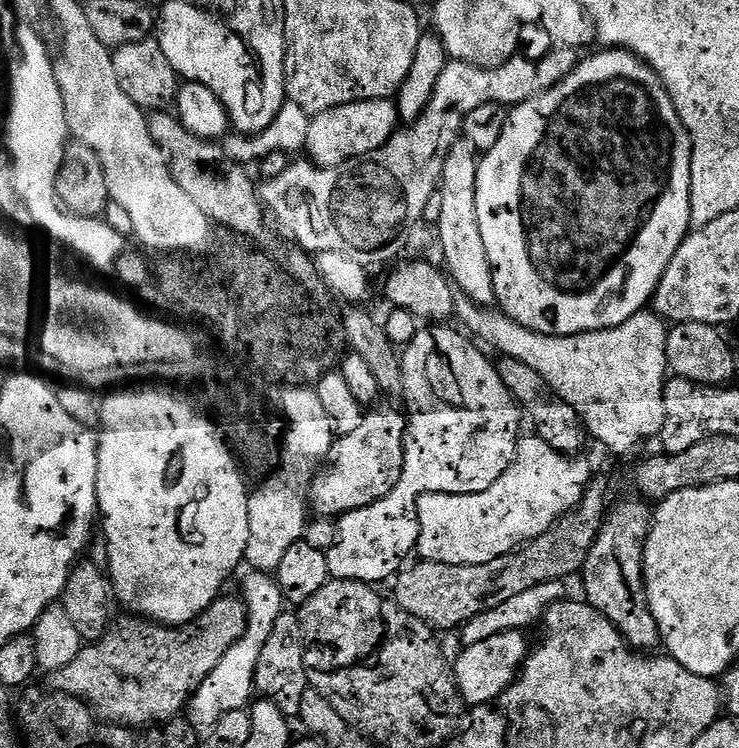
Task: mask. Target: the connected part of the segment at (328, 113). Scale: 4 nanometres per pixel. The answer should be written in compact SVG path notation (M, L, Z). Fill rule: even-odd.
M391 99L359 100L353 104L343 104L312 116L310 134L304 143L306 156L322 168L336 168L347 160L355 160L358 156L378 150L397 128L396 105Z

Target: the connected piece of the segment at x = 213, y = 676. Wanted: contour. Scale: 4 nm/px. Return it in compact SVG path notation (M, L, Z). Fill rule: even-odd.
M251 570L245 573L240 588L244 591L242 599L248 611L248 621L238 642L234 642L234 646L226 650L222 662L218 662L218 666L210 670L208 677L196 688L186 705L187 719L196 730L211 730L226 713L239 712L249 707L254 696L253 680L258 654L262 654L262 646L266 646L266 638L270 638L270 630L274 630L274 622L278 622L278 618L286 610L286 601L282 590L276 585L275 575Z

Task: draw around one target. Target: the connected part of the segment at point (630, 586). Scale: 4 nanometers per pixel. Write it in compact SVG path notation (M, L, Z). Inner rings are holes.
M643 499L620 500L611 505L610 511L604 518L604 524L596 535L594 546L584 563L582 579L587 603L597 608L606 619L622 634L622 638L633 650L652 650L655 644L661 643L660 631L656 625L654 614L648 605L648 589L644 582L644 558L648 546L648 530L654 520L652 512Z

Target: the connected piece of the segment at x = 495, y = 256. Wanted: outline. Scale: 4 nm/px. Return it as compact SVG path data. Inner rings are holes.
M600 50L597 56L592 56L589 60L581 59L576 69L561 84L541 92L524 104L515 105L509 111L502 138L498 138L490 151L479 157L476 177L478 230L482 230L482 243L486 245L486 258L492 267L499 307L522 326L546 335L574 336L616 328L632 315L645 311L666 266L670 266L678 246L692 228L692 137L684 129L680 116L673 110L668 90L656 71L627 50ZM664 112L669 112L668 120L664 117Z

